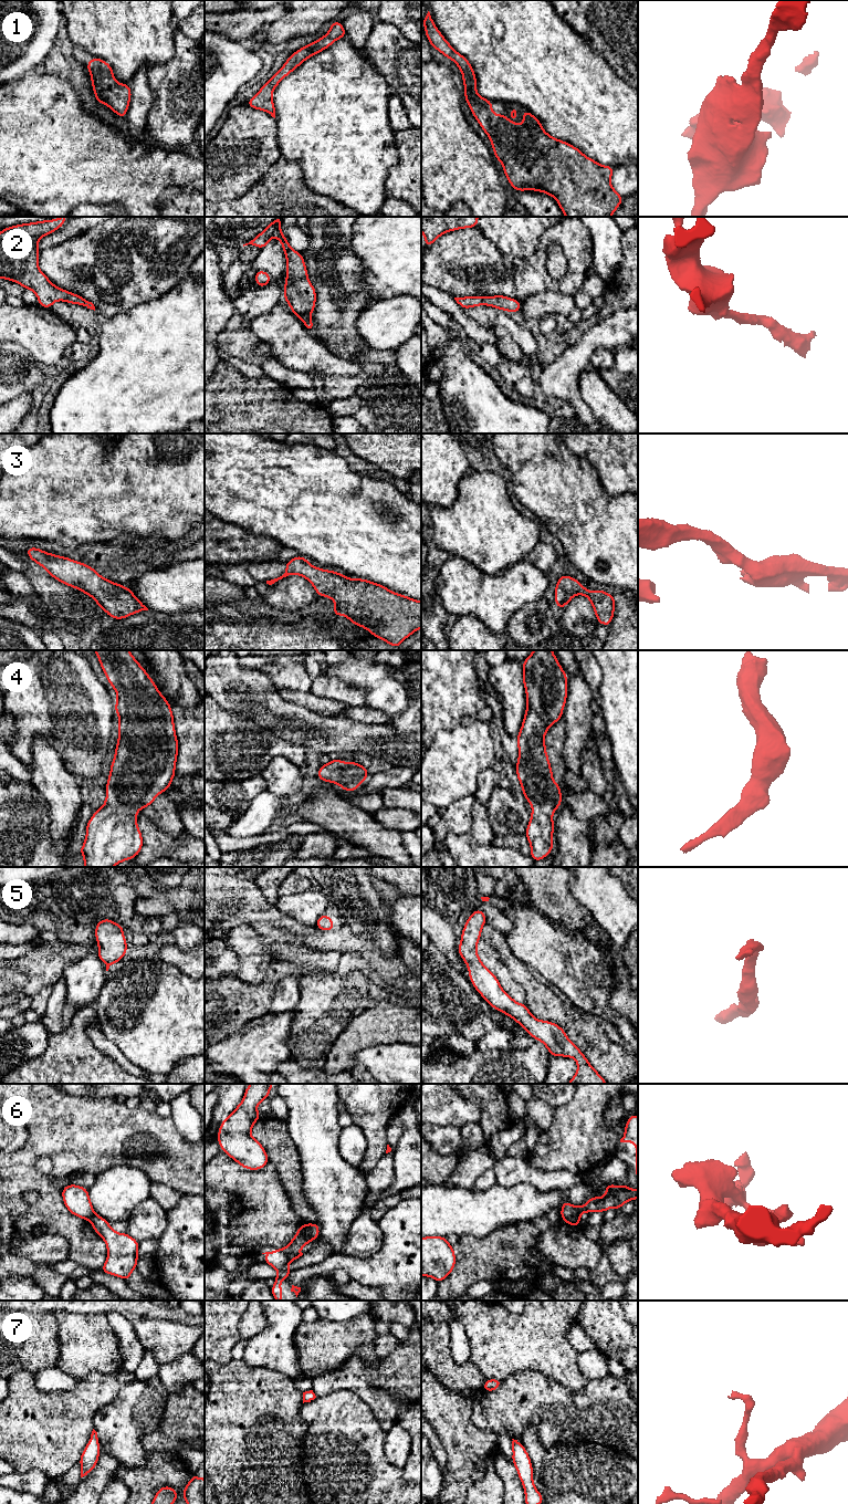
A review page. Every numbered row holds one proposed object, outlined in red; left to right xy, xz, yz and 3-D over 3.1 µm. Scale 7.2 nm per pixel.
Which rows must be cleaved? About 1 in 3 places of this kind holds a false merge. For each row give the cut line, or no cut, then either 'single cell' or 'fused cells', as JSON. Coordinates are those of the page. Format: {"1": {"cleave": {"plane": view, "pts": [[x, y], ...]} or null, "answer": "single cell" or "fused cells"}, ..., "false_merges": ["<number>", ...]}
{"1": {"cleave": null, "answer": "single cell"}, "2": {"cleave": null, "answer": "single cell"}, "3": {"cleave": null, "answer": "single cell"}, "4": {"cleave": null, "answer": "single cell"}, "5": {"cleave": null, "answer": "single cell"}, "6": {"cleave": {"plane": "xz", "pts": [[309, 1224], [310, 1241]]}, "answer": "fused cells"}, "7": {"cleave": null, "answer": "single cell"}, "false_merges": ["6"]}

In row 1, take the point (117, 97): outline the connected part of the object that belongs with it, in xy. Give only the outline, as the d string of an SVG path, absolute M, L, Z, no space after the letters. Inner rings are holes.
M92 58L86 67L91 74L96 102L106 104L121 118L125 117L132 96L129 84L118 83L111 65L101 59Z

